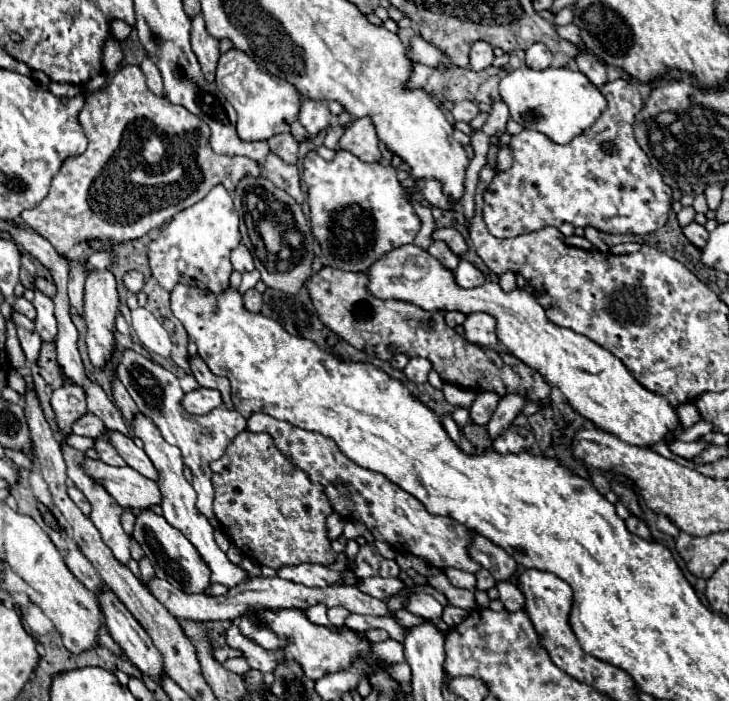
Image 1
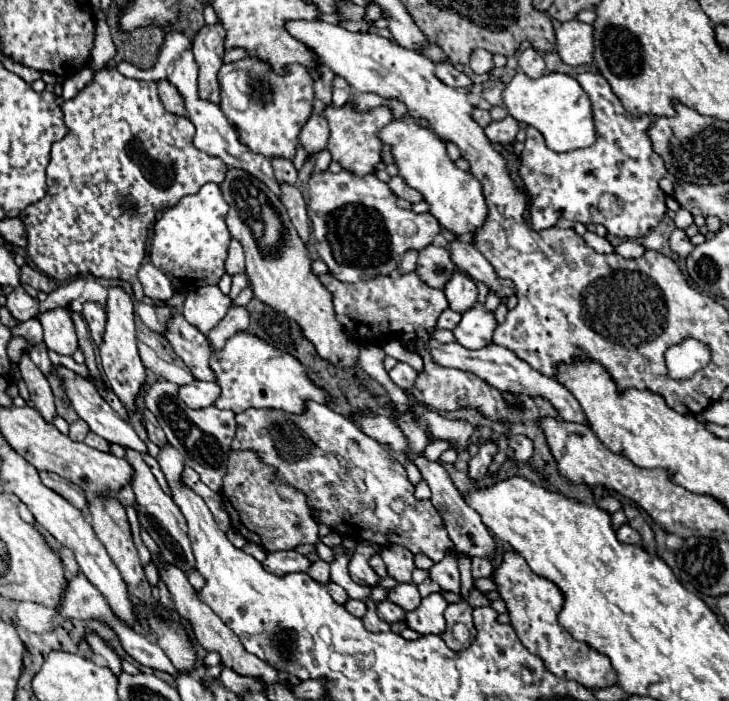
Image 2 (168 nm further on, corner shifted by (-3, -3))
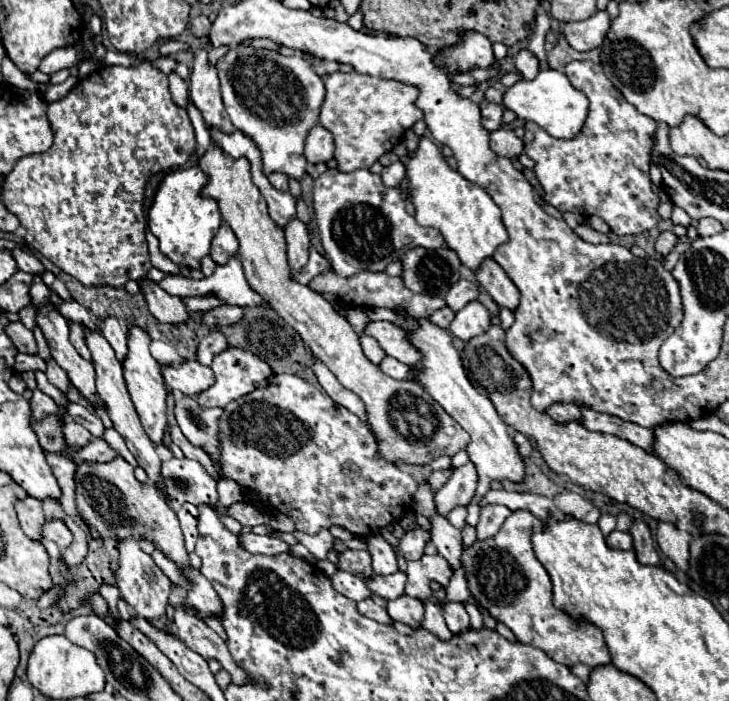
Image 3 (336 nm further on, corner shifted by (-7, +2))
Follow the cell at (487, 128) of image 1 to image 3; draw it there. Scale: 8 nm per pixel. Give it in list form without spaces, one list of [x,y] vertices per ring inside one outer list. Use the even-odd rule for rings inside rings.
[[[499,127],[497,131],[491,131],[491,149],[503,157],[517,157],[523,151],[523,141],[513,129]]]

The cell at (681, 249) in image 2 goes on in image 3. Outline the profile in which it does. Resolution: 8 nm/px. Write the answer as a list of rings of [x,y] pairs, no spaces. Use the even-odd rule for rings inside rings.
[[[663,231],[663,233],[659,235],[657,243],[655,243],[655,249],[657,249],[657,253],[661,253],[661,255],[665,257],[665,255],[669,255],[669,253],[675,249],[677,241],[679,241],[679,237],[677,237],[673,231]]]

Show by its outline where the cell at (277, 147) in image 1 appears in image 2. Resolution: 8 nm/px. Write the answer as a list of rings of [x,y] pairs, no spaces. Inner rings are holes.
[[[273,158],[271,166],[273,166],[273,172],[275,172],[275,178],[281,184],[295,184],[297,182],[297,170],[295,170],[293,162],[289,162],[285,158]]]

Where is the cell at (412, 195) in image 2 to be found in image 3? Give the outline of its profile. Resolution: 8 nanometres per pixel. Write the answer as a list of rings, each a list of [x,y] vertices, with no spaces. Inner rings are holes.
[[[401,161],[393,163],[393,165],[383,169],[381,177],[383,177],[383,183],[387,183],[387,187],[399,187],[403,177],[405,177],[405,165]]]

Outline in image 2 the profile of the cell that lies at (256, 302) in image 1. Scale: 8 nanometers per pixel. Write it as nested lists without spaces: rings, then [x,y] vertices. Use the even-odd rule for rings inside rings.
[[[239,306],[239,308],[229,308],[227,316],[207,334],[209,338],[209,344],[213,348],[223,348],[223,344],[235,334],[235,332],[241,332],[249,326],[249,312]]]

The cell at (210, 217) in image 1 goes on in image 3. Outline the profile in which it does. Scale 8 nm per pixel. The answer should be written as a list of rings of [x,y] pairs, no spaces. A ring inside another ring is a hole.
[[[199,165],[169,171],[147,215],[149,229],[159,239],[161,253],[179,267],[185,265],[189,269],[201,269],[201,259],[209,255],[211,241],[221,227],[219,203],[211,197],[201,195],[207,181],[207,173]]]

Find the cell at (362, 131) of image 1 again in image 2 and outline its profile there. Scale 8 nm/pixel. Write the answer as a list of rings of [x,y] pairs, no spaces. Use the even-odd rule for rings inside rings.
[[[347,102],[345,106],[337,108],[333,104],[325,106],[321,110],[321,116],[327,120],[329,128],[331,128],[331,138],[329,138],[329,152],[333,156],[333,160],[337,164],[341,164],[341,168],[345,172],[355,172],[355,176],[365,176],[375,172],[377,164],[381,162],[381,150],[383,150],[383,142],[379,140],[377,132],[387,126],[393,120],[393,112],[389,106],[377,106],[373,110],[355,110],[355,104]]]

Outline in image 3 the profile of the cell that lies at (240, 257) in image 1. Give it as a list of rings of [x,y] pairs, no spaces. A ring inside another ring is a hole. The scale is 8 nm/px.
[[[221,223],[213,243],[211,243],[211,259],[217,265],[227,265],[227,261],[231,257],[235,257],[239,251],[239,241],[235,237],[235,233],[231,231],[231,227],[227,227],[227,223]]]

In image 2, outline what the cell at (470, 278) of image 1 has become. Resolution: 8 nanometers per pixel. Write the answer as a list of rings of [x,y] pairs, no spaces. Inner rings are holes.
[[[457,270],[453,274],[453,278],[449,280],[449,284],[445,286],[445,296],[449,300],[449,308],[461,314],[461,312],[473,308],[477,302],[475,282],[467,274]]]

